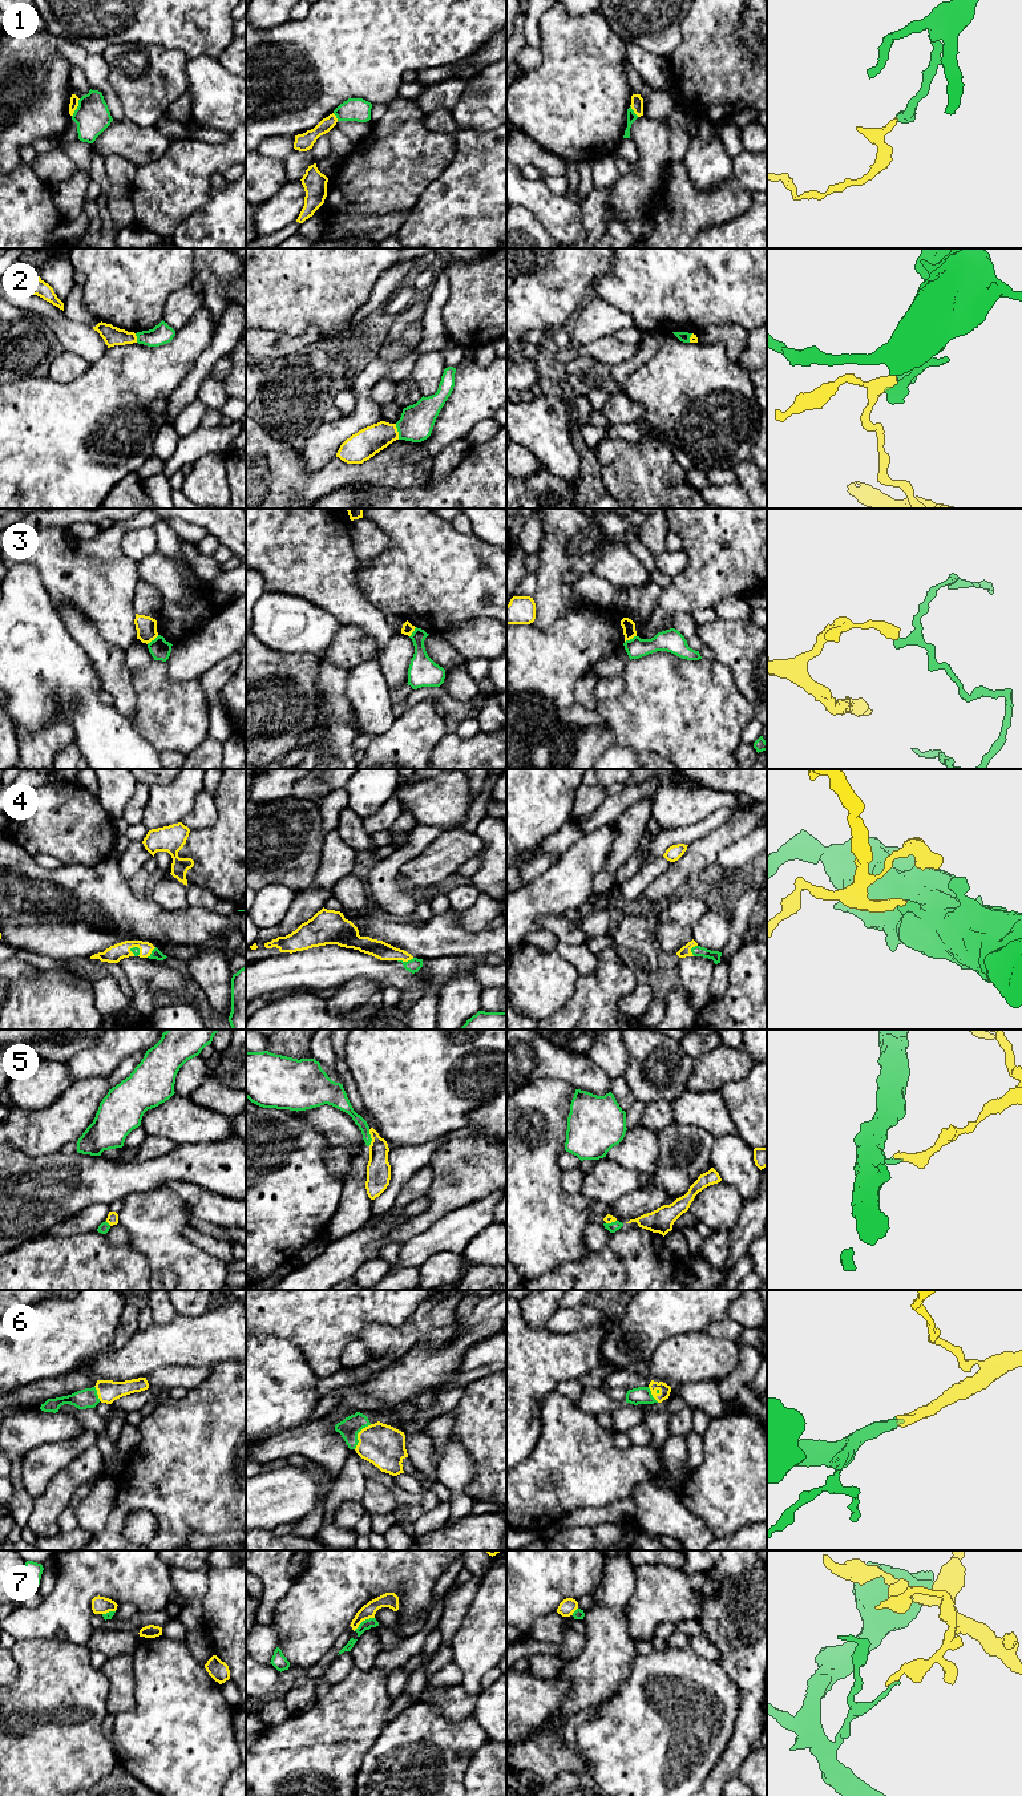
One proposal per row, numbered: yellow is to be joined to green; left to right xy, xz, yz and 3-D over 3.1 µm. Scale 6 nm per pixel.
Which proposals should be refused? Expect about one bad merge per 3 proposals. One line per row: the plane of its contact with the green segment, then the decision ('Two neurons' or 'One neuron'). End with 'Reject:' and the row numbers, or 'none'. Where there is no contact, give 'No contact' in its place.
1: Touches green in xy. Two neurons
2: Touches green in xz. Two neurons
3: Touches green in xy. Two neurons
4: Touches green in xz. One neuron
5: Touches green in xz. Two neurons
6: Touches green in xz. One neuron
7: Touches green in xz. Two neurons
Reject: 1, 2, 3, 5, 7

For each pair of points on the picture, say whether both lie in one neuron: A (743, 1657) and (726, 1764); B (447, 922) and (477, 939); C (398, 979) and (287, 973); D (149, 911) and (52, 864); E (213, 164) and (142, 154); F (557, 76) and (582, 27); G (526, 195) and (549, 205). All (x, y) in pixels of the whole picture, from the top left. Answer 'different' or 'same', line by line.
A: same
B: same
C: same
D: different
E: different
F: same
G: same

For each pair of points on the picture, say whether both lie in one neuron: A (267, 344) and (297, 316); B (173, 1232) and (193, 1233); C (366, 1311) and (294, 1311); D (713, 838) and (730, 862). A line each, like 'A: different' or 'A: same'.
A: different
B: different
C: same
D: different

